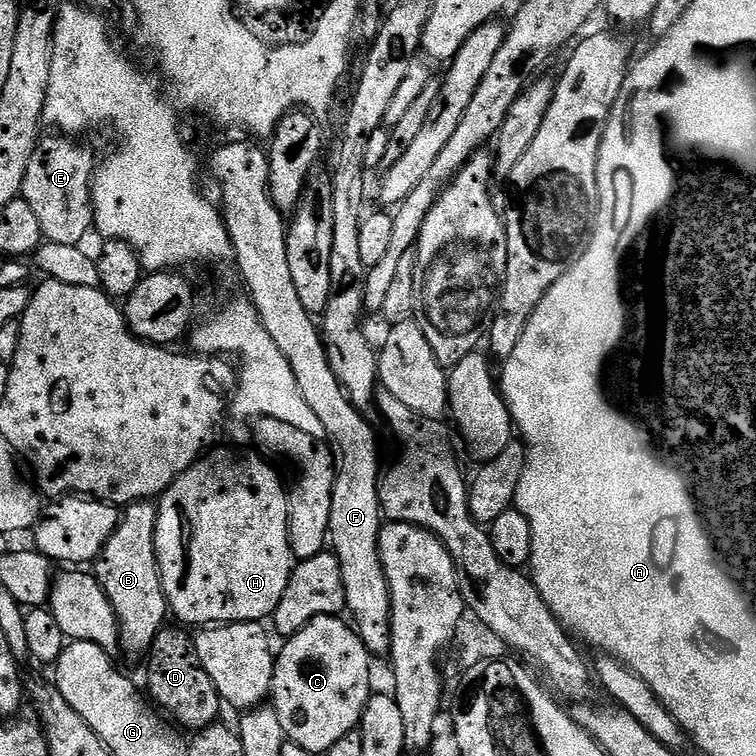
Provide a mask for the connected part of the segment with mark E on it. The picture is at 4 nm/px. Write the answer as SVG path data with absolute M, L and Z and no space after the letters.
M64 134L52 135L56 136L45 135L36 147L34 158L26 170L22 199L30 202L34 214L38 214L47 243L79 245L80 239L94 228L92 178L97 160L86 145L76 141L79 139Z

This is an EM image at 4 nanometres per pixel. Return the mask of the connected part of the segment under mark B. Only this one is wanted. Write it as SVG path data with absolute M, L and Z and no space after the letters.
M138 500L127 505L120 517L120 525L114 534L110 534L94 564L96 580L106 598L110 598L110 606L114 606L116 621L120 624L120 648L132 656L143 657L151 651L156 635L166 628L164 619L170 616L156 561L156 509L157 505L152 500Z

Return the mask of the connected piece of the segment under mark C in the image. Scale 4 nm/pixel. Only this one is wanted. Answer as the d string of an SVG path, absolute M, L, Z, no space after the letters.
M319 616L314 618L298 634L287 637L283 641L284 649L279 649L275 657L276 669L272 675L270 693L271 707L278 714L278 722L282 722L285 737L291 743L302 746L302 750L310 750L313 754L327 754L330 746L338 742L338 738L357 731L364 707L374 694L372 688L373 657L368 647L360 640L360 633L347 619L340 616Z

